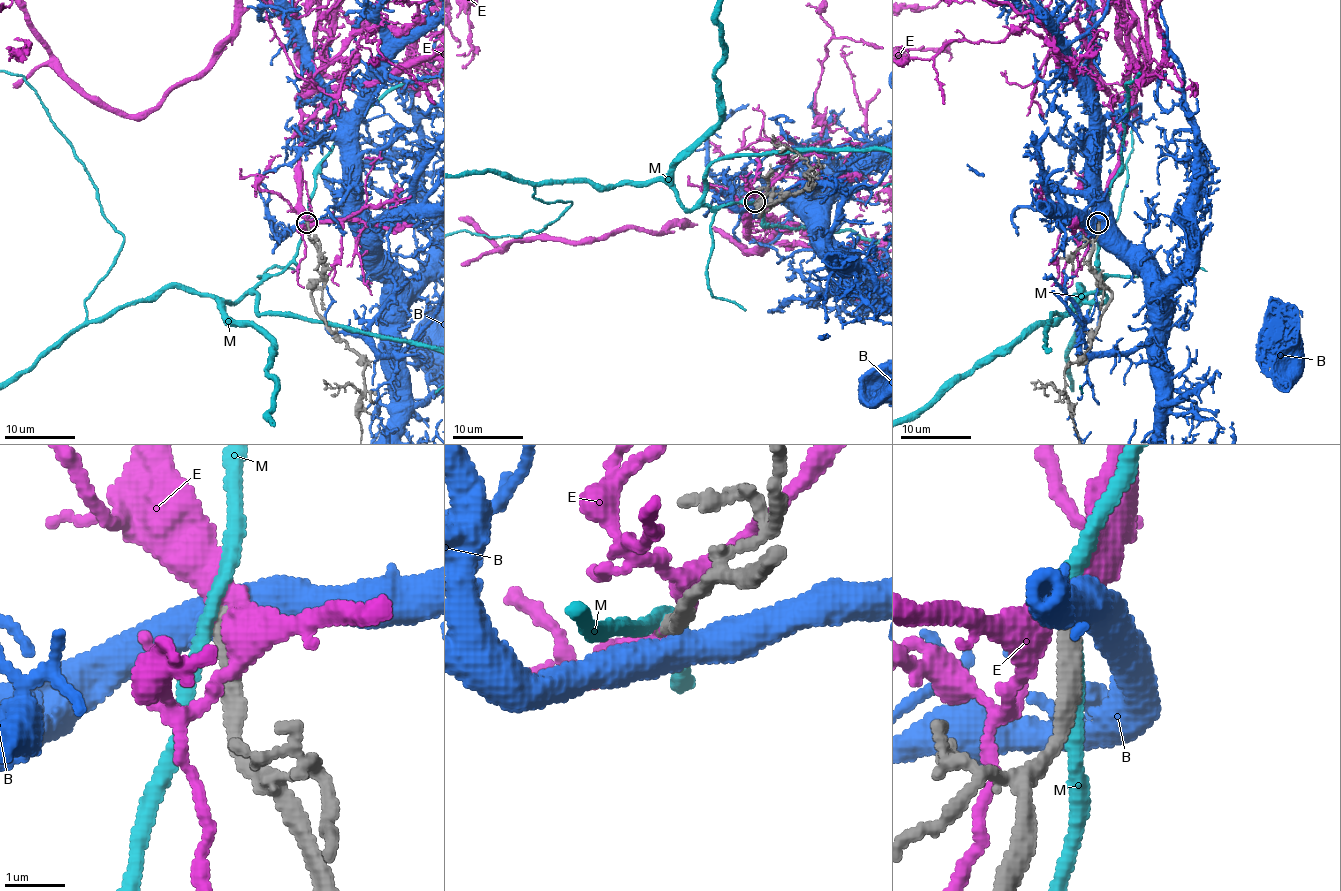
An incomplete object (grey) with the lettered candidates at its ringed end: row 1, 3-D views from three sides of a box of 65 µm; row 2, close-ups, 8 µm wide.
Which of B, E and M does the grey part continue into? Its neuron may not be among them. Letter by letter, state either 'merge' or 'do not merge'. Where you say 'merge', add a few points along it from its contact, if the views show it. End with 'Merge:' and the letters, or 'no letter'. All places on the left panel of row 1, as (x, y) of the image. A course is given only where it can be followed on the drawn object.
B: do not merge
E: merge
M: do not merge
Merge: E

